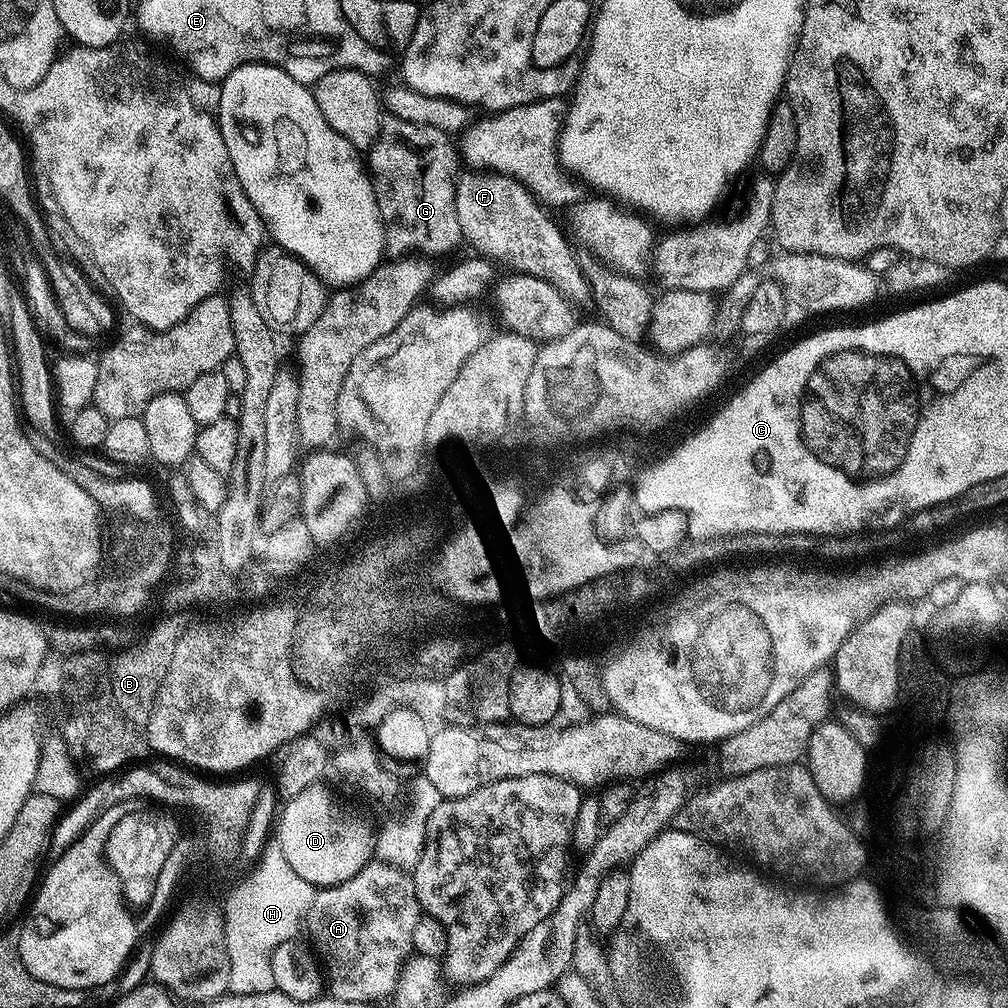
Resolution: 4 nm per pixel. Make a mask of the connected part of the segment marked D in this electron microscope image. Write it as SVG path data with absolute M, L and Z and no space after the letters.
M323 783L311 784L281 807L276 845L304 883L314 888L348 881L371 861L376 830L360 814L338 802Z

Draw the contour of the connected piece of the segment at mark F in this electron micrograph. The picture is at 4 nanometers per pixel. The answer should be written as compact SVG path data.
M464 170L455 177L456 209L461 237L477 248L481 257L513 264L520 274L531 274L550 282L565 294L585 291L586 276L572 253L560 228L544 213L539 199L515 176L503 176L491 170Z

